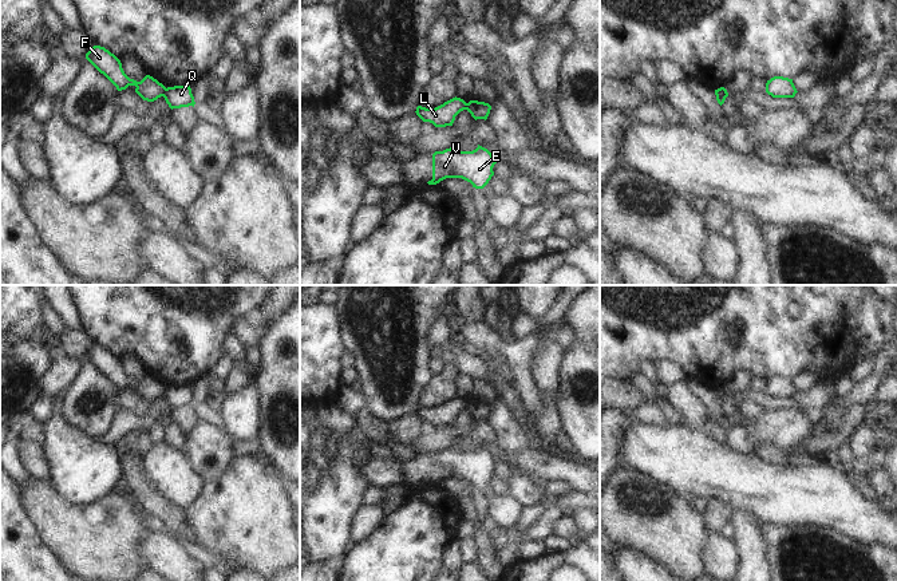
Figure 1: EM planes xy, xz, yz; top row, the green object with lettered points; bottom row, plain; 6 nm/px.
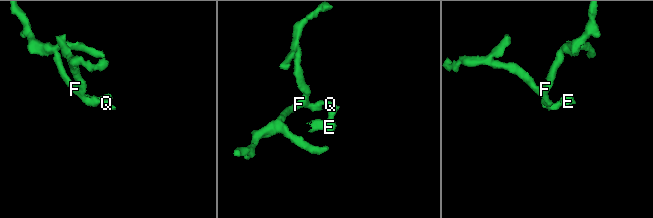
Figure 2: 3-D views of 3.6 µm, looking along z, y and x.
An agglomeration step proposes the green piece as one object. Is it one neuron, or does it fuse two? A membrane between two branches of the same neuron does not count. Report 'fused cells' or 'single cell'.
fused cells

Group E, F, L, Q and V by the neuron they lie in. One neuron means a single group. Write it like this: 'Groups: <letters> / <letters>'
Groups: E Q V / F L

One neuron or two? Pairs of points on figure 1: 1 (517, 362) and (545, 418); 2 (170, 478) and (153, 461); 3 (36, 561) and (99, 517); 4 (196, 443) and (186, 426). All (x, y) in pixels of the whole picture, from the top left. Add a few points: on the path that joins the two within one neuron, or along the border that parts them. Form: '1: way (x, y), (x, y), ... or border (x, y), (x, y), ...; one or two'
1: border (544, 395), (544, 406), (530, 417); two
2: way (166, 474), (157, 465); one
3: border (34, 524), (40, 540), (64, 566); two
4: border (197, 419), (193, 429), (185, 437); two

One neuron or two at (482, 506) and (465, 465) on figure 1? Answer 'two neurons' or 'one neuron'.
one neuron

